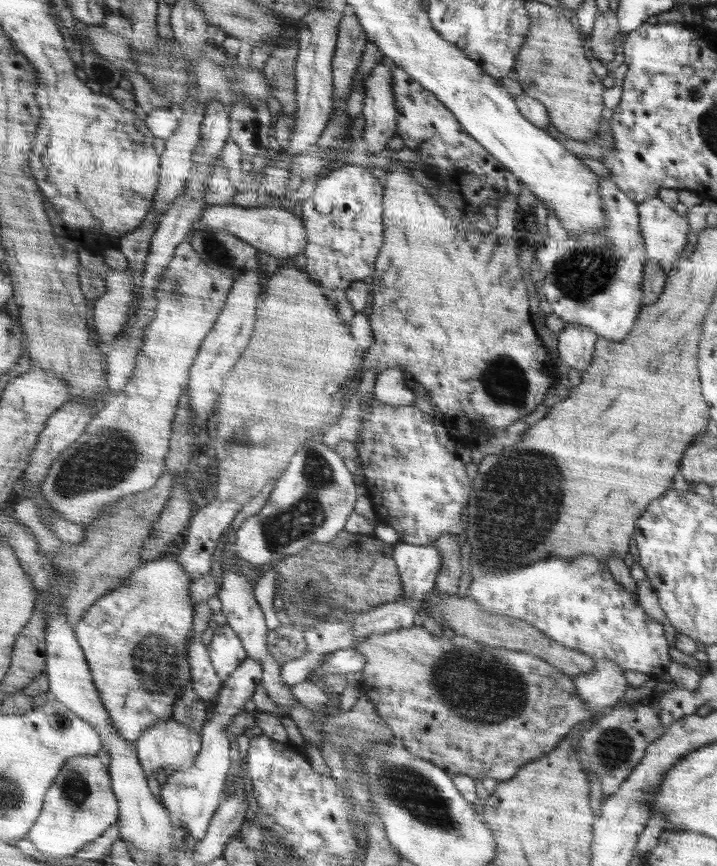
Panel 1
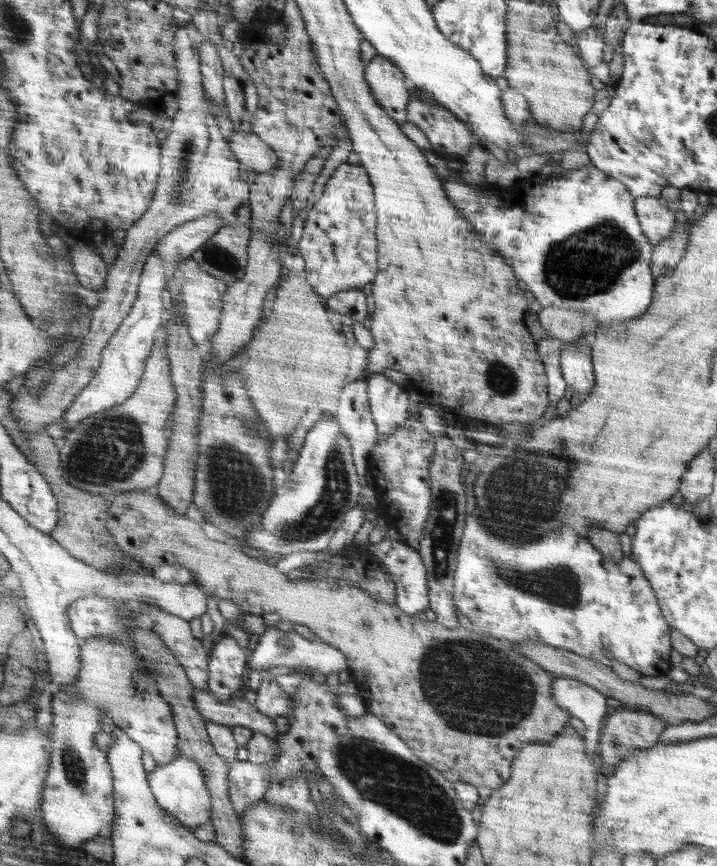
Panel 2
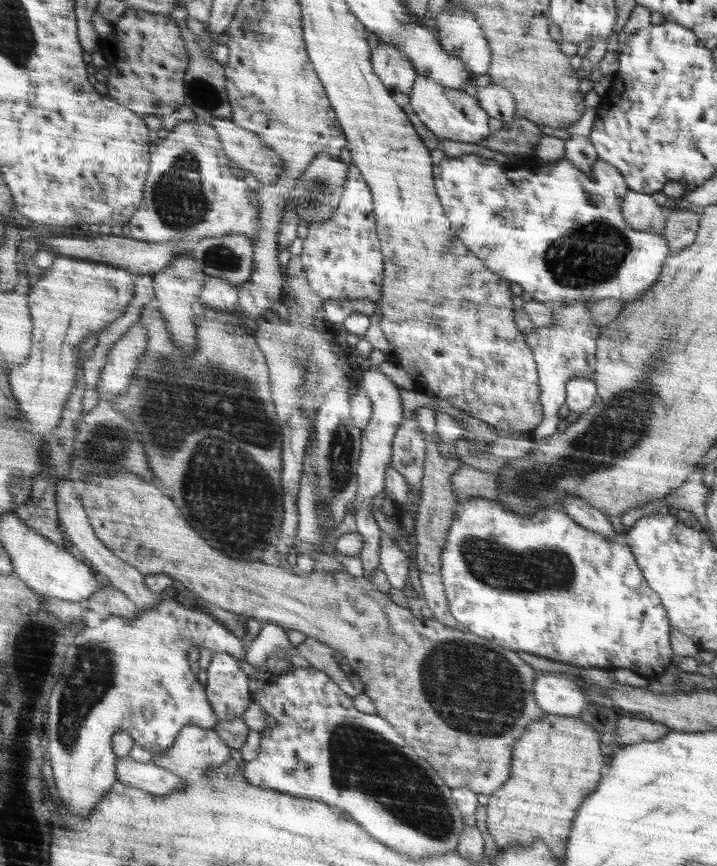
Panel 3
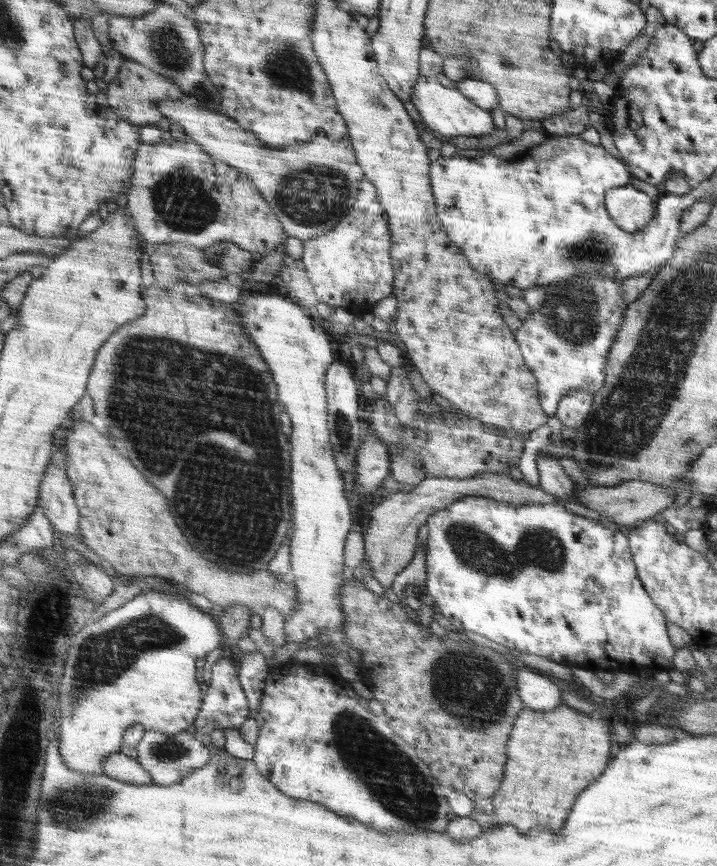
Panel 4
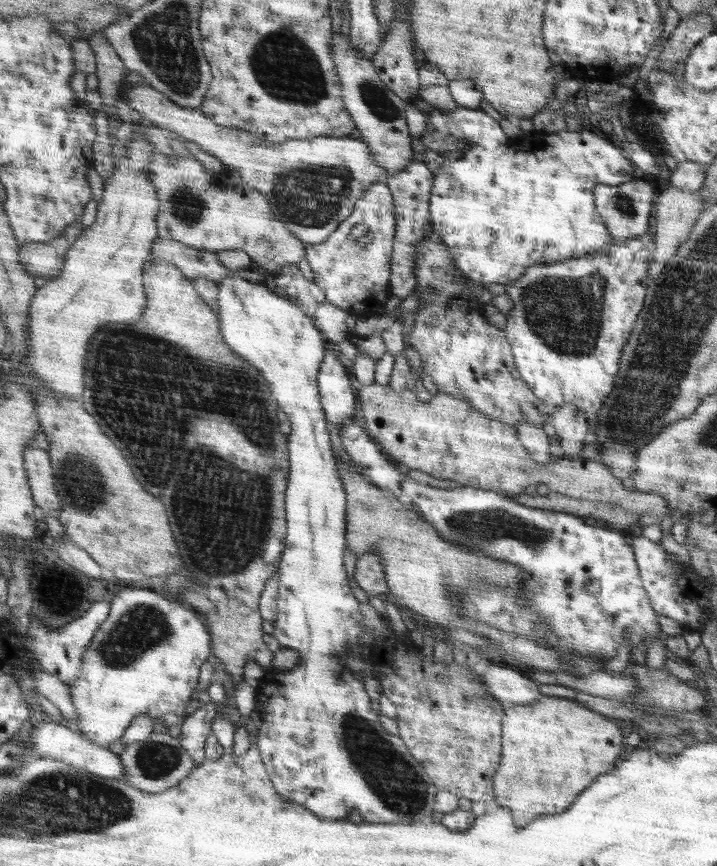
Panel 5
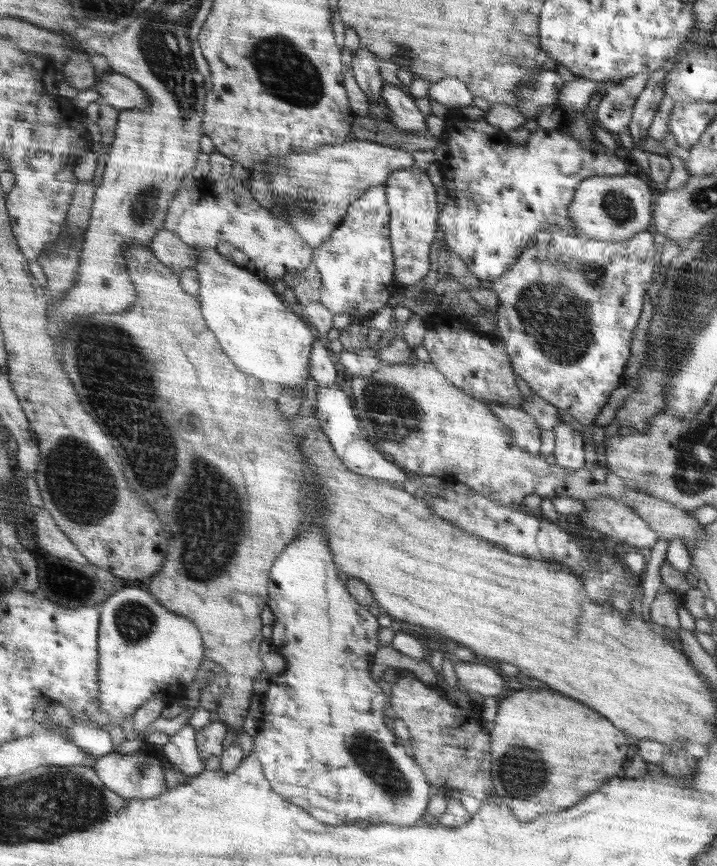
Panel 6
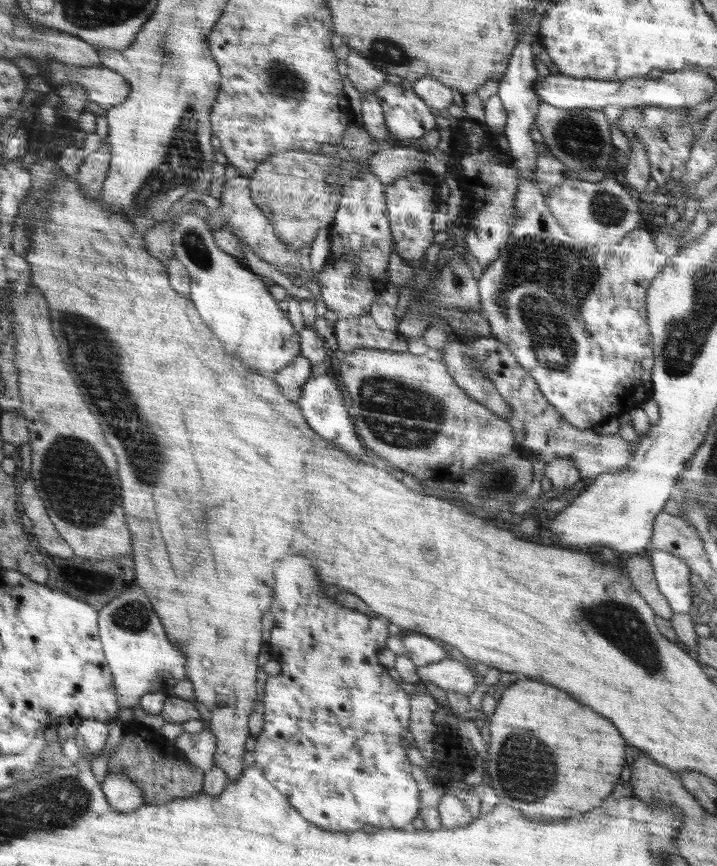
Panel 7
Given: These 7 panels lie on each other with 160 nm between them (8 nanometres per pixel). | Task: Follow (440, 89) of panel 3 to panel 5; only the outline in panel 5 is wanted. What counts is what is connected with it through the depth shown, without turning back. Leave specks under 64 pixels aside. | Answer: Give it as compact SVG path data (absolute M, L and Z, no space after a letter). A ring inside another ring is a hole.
M432 106L432 115L428 119L430 119L435 131L451 135L456 137L456 139L466 140L469 143L469 148L464 150L462 157L452 161L445 160L438 173L433 174L429 213L433 224L432 229L436 234L440 235L444 244L451 250L452 256L456 259L456 266L472 282L483 284L485 287L492 284L492 282L507 285L518 280L519 277L522 278L529 266L539 265L540 263L560 262L560 260L571 259L572 257L587 257L588 255L603 251L607 249L607 246L620 241L611 236L607 225L599 216L599 211L595 209L594 188L600 183L610 186L612 182L628 182L628 178L634 178L634 170L632 170L630 162L622 156L622 150L612 146L610 140L604 138L604 135L596 136L596 134L592 134L592 132L588 132L585 129L580 130L580 132L560 130L553 134L535 131L534 148L532 148L532 136L528 136L524 144L519 144L513 138L505 138L499 122L494 120L489 114L482 112L479 108L470 109L458 106L454 111L444 111Z

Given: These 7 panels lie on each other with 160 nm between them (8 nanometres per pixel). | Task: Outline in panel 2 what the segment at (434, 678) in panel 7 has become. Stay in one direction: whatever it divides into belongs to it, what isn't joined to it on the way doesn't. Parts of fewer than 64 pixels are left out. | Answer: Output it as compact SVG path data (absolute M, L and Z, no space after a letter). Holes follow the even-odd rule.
M555 677L551 697L572 717L582 720L586 726L584 738L588 738L586 752L597 752L599 735L604 725L602 718L606 716L606 710L609 710L604 693L574 678Z

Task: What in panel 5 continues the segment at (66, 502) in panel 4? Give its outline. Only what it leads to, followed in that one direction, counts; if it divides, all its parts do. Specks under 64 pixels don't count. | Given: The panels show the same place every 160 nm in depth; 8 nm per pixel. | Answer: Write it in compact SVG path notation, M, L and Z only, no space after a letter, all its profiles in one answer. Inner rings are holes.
M35 443L28 445L26 453L23 454L35 504L43 509L45 516L57 518L60 512L60 499L54 489L56 483L54 483L54 473L49 460L49 454L37 447Z

